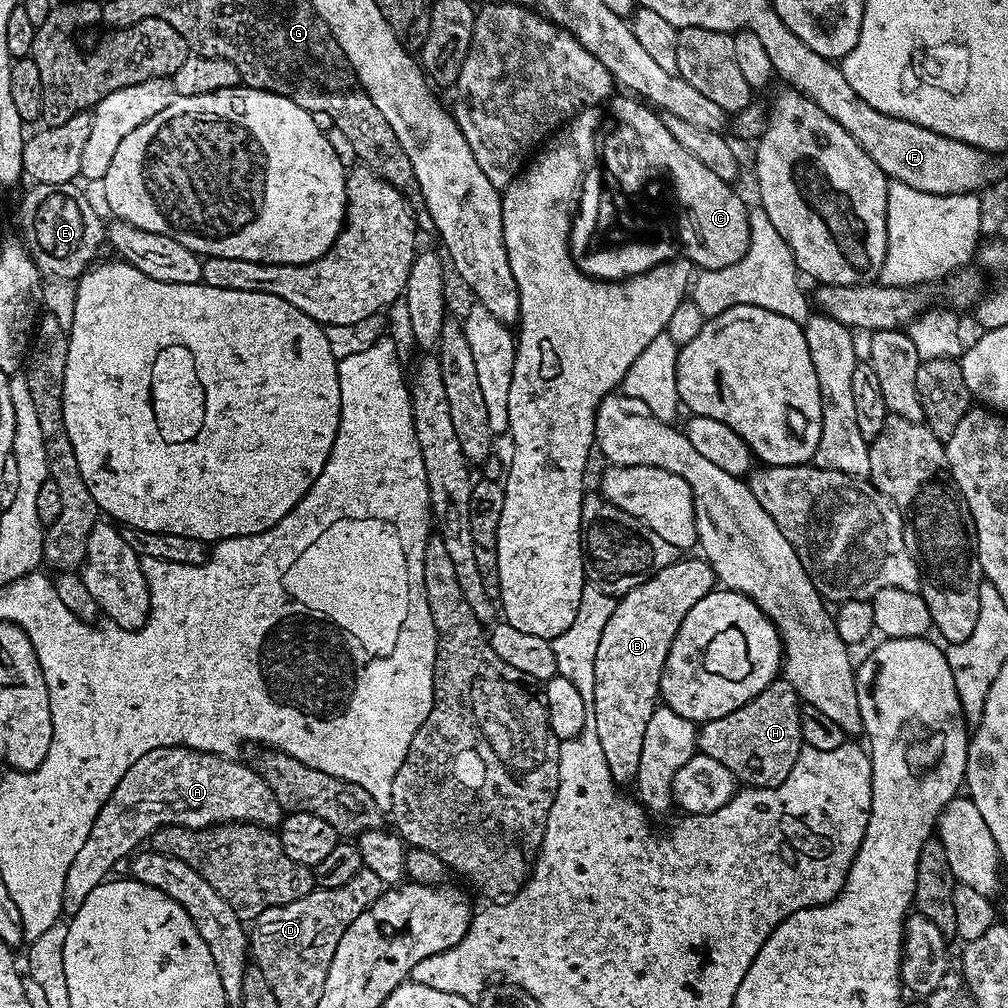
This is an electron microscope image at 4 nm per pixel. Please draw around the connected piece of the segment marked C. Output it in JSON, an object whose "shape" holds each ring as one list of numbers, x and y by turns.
{"shape":[[616,94,611,100,616,104,616,113,635,126,636,132,640,132,640,140,644,140,644,149,649,158,656,160,656,164,668,167,672,176,676,176,676,188,680,188,680,192,674,200,684,200,684,204,696,212,696,220,700,220,700,225,694,230,695,235,700,236,700,244,686,252,687,258,697,269,706,272,734,266,734,262,742,259,750,246,749,205,744,205,743,198,732,189,735,187,729,181,718,178,718,174,702,166,702,162,698,162,690,150,685,150,678,143,674,134,666,130,657,109,631,94]]}

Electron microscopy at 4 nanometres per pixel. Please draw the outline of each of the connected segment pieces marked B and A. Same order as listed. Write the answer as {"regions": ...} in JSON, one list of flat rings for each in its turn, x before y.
{"regions":[[[678,558,666,566,666,570,658,570,658,574,642,582,642,586,634,586,634,590,616,601,614,614,610,614,602,638,598,638,598,654,594,654,594,702,590,706,590,719,596,723,598,742,602,742,602,754,606,754,606,766,610,766,610,774,617,785,624,786,627,780,628,783,635,781,638,758,642,758,642,738,646,738,650,714,654,714,660,700,660,679,674,634,678,634,682,618,686,618,706,594,714,591,717,584,716,573,707,560]],[[159,748,158,750,150,750,146,754,142,754,142,758,138,758,138,762,134,762,134,766,130,766,130,770,126,770,126,774,122,774,122,782,118,782,118,786,114,786,110,798,106,798,106,802,102,806,98,818,94,818,94,826,90,830,90,834,86,834,86,842,82,842,82,850,78,850,78,854,74,857,74,862,70,862,70,870,66,870,66,882,64,883,64,893,62,894,62,902,64,903,63,915,71,918,78,910,78,906,82,906,82,902,86,902,86,898,90,898,90,890,94,890,99,884,109,879,111,872,108,871,110,871,123,856,125,856,125,858,131,857,133,853,143,845,140,844,143,840,145,843,159,828,164,827,166,824,182,826,183,828,211,828,214,824,279,825,282,819,282,809,278,798,274,798,274,790,270,790,270,786,266,786,264,778,257,774,255,767,248,765,247,768,246,765,239,764,238,761,239,759,236,758,216,756,212,752,196,752,193,748]]]}

